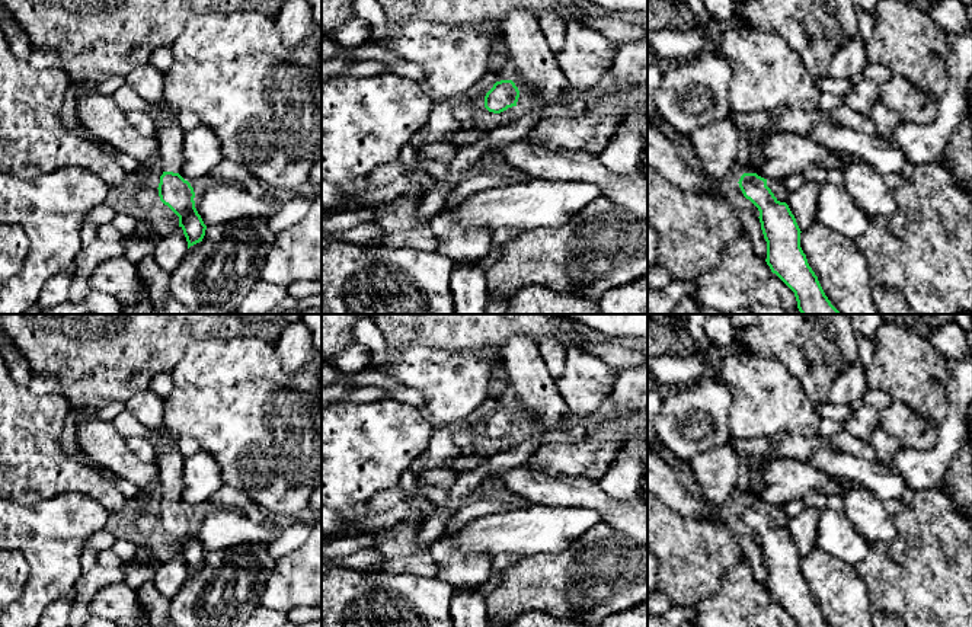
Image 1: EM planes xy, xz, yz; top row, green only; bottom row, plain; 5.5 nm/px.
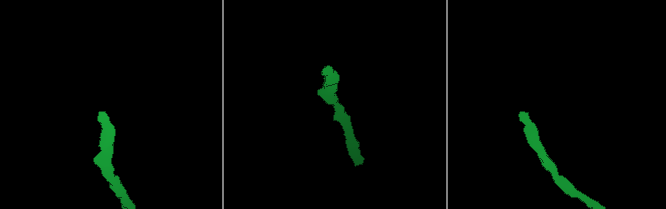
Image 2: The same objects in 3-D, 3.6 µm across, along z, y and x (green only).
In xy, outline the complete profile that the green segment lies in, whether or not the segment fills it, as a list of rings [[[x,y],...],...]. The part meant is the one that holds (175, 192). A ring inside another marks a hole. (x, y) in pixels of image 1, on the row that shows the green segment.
[[[151,105],[148,115],[156,124],[156,137],[160,144],[159,157],[163,175],[157,188],[159,196],[179,217],[179,227],[183,230],[189,249],[202,241],[207,225],[195,208],[194,188],[179,175],[183,164],[185,132],[178,122],[159,109],[159,105]]]

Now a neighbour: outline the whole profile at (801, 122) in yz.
[[[787,108],[777,122],[773,122],[768,118],[768,111],[760,111],[754,113],[729,113],[725,119],[733,122],[738,129],[742,127],[745,134],[749,129],[760,128],[765,134],[771,131],[792,131],[794,134],[803,135],[809,138],[810,129],[819,124],[831,124],[834,127],[840,127],[829,113],[813,111],[803,112],[799,109]]]

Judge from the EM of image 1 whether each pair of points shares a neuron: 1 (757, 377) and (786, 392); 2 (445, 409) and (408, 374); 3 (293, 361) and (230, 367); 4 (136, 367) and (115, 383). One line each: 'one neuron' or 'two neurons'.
1: one neuron
2: one neuron
3: two neurons
4: one neuron

